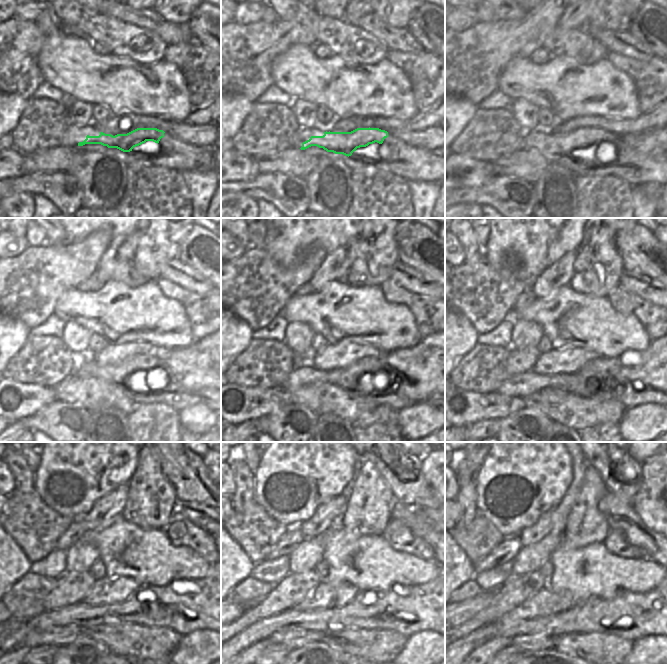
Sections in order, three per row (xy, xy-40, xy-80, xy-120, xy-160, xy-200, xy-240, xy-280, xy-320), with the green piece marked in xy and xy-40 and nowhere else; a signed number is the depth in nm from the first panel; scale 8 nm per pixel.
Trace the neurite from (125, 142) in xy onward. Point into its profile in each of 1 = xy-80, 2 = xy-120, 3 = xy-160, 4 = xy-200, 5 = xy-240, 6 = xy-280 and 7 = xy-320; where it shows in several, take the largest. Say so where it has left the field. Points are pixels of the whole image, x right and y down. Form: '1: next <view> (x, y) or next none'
1: next xy-80 (569, 144)
2: next xy-120 (193, 368)
3: next xy-160 (416, 373)
4: next xy-200 (634, 378)
5: next xy-240 (184, 606)
6: next xy-280 (405, 609)
7: next xy-320 (631, 616)

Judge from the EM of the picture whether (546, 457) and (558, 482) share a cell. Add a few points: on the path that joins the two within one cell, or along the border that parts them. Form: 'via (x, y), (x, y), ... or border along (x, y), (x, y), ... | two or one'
via (546, 463), (546, 470), (552, 476) | one

